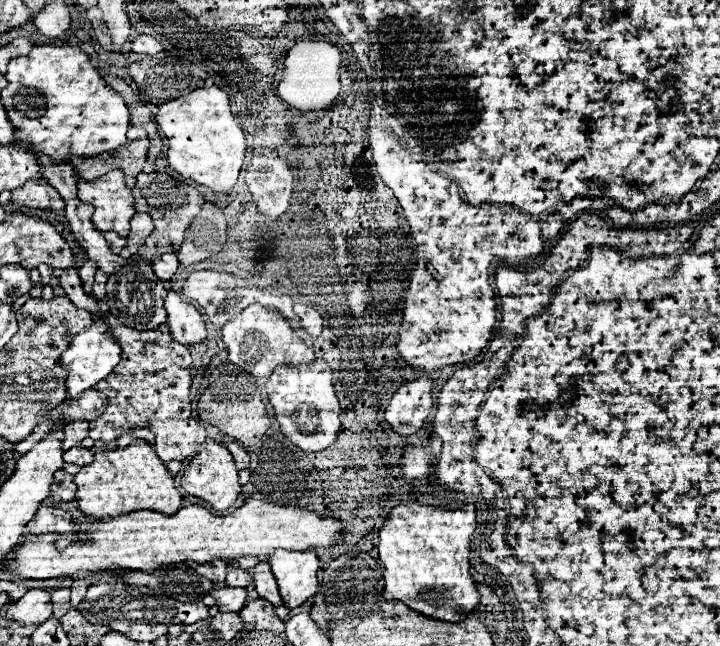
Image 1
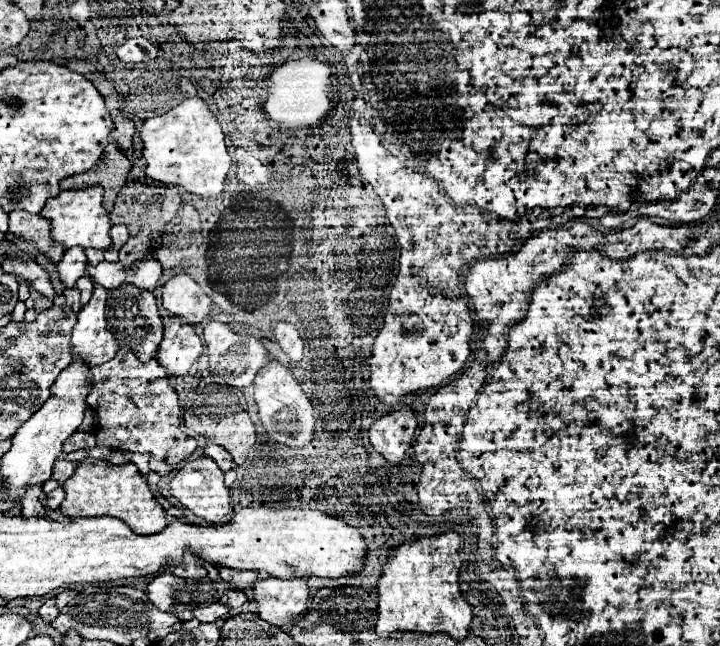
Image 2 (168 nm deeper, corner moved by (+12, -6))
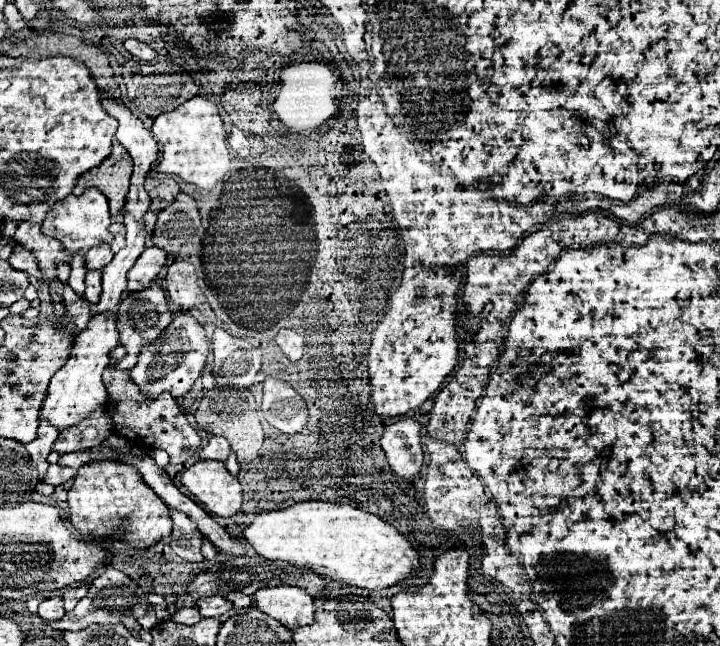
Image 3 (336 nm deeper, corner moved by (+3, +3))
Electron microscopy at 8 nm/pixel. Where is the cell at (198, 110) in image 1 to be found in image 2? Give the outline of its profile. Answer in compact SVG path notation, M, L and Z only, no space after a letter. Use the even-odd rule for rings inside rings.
M200 97L186 99L172 111L144 121L140 139L144 143L144 159L148 163L146 175L150 179L166 185L180 185L188 193L200 197L212 197L222 191L224 177L230 167L230 161L226 159L224 133L218 119L204 101L200 101Z

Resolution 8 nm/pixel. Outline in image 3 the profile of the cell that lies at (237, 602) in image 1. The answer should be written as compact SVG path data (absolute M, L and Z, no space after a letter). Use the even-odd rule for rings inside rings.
M209 596L209 598L199 598L197 600L199 612L205 618L219 618L225 612L229 612L233 608L233 604L225 598L225 596Z

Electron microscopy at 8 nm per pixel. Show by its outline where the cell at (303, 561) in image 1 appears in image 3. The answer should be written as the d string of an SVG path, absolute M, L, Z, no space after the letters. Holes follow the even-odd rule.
M275 586L259 588L255 592L255 606L279 620L289 630L313 622L315 598L311 598L303 588L297 586Z

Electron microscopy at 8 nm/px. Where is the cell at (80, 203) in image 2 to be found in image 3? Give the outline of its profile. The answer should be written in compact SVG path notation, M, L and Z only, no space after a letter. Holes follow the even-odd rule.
M85 190L85 194L81 196L69 194L69 198L57 202L57 206L53 206L53 210L49 210L49 214L45 216L43 232L47 236L61 240L63 246L69 250L69 254L73 254L77 250L89 250L99 244L109 244L113 240L109 224L111 224L111 214L105 194L101 194L99 190Z

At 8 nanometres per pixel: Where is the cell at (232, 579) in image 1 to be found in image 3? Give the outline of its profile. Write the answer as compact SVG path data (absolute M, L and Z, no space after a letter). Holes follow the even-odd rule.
M239 590L229 592L229 594L227 594L227 598L233 602L233 606L235 606L235 608L249 608L249 606L253 604L253 600L251 600L247 594L239 592Z

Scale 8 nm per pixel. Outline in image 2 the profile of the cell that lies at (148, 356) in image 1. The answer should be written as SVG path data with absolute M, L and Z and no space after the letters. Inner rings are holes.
M120 347L116 357L104 365L90 367L94 385L88 405L96 411L96 445L120 451L150 455L150 469L168 475L186 461L198 447L198 441L180 429L180 405L172 379L162 379L162 367L156 361L140 363L128 347Z

